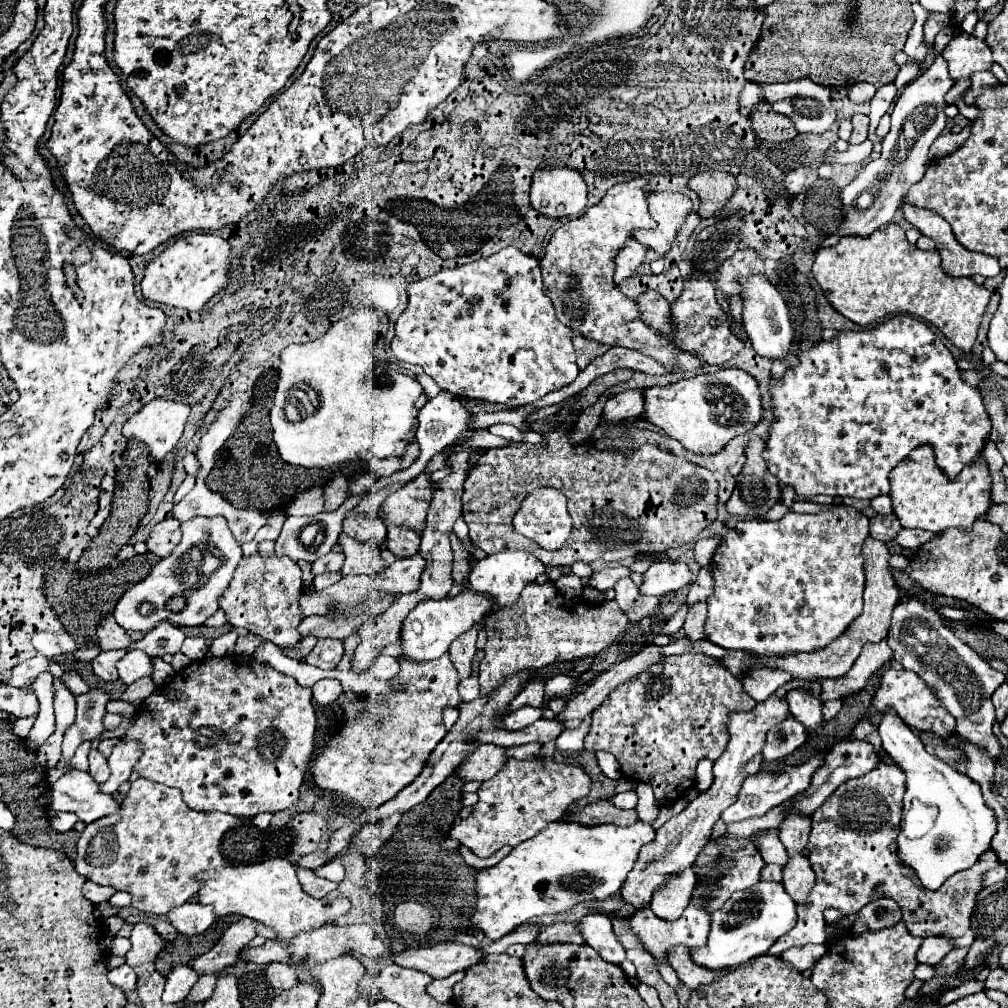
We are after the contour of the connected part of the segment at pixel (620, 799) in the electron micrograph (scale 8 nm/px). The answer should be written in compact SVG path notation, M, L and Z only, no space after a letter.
M621 792L621 794L615 794L615 796L611 798L611 802L613 802L617 808L629 810L629 808L635 808L635 804L637 804L637 794L635 794L635 792Z

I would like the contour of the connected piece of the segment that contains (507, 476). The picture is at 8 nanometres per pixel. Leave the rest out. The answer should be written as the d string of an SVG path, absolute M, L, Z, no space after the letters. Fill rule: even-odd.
M555 430L543 434L545 444L513 444L487 450L469 472L463 492L463 518L469 526L471 542L485 554L495 554L505 548L527 550L535 554L545 566L567 566L571 562L593 562L593 560L623 560L637 554L665 552L669 548L679 548L691 544L699 532L709 528L717 518L717 480L715 476L685 458L679 458L667 450L645 444L633 454L621 454L613 450L597 450L591 444L571 446L567 430ZM537 488L557 488L567 496L567 512L573 520L573 530L565 546L555 552L545 552L529 538L517 534L511 526L513 514L521 508L527 494Z

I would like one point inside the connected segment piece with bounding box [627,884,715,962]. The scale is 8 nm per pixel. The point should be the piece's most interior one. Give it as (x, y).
(691, 929)

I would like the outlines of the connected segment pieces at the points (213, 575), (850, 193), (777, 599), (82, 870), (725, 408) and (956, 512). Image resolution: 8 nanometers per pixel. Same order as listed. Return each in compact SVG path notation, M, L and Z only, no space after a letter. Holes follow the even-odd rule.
M223 516L193 518L181 524L181 532L183 538L171 552L171 556L161 558L151 568L151 572L139 584L131 586L117 602L113 616L121 628L149 632L163 620L179 626L203 626L205 620L219 608L217 598L223 594L225 586L229 586L229 580L233 578L235 568L243 558L241 546L231 534ZM207 554L219 560L213 570L203 570L203 560L207 558ZM173 596L183 596L187 600L187 608L183 612L167 610L167 600Z
M937 56L935 62L927 70L923 70L911 84L907 84L903 88L903 92L897 98L895 108L891 112L891 130L881 142L883 144L881 156L877 160L869 162L867 166L863 166L859 170L859 174L855 176L855 180L839 192L839 200L841 200L841 208L843 208L843 222L839 224L839 230L825 236L817 248L835 246L845 236L869 238L875 230L879 230L879 226L885 226L891 222L891 218L893 218L895 210L901 206L901 198L905 198L909 186L917 184L929 166L927 152L929 152L929 146L933 144L933 140L943 132L943 128L947 124L945 94L951 90L953 84L955 82L953 82L953 78L949 78L945 58ZM863 192L873 194L873 204L867 210L859 210L853 206L853 202Z
M839 504L835 510L823 510L819 514L795 514L787 512L781 520L777 522L763 522L763 520L741 520L737 522L735 528L731 528L723 538L721 544L711 558L711 574L715 580L713 594L707 598L709 612L705 620L705 638L721 648L727 650L743 650L753 656L789 656L789 654L799 654L799 652L811 652L811 650L821 650L835 638L847 630L847 626L861 614L863 610L863 586L865 586L865 570L863 570L863 554L861 548L865 544L865 538L869 536L869 518L863 516L859 510L851 506Z
M139 778L131 784L131 790L123 798L121 810L117 814L95 820L87 824L87 828L81 832L81 838L77 842L75 870L77 874L99 886L113 886L119 892L129 892L133 896L133 908L161 916L167 914L173 906L181 906L183 902L187 902L199 890L199 882L195 880L197 872L229 864L221 854L221 838L227 830L243 822L243 818L223 812L195 812L185 806L177 788Z
M739 368L679 380L669 386L653 386L643 390L643 400L645 408L641 416L645 420L701 456L721 452L731 438L749 432L763 414L757 380Z
M929 446L915 448L907 460L901 460L889 474L893 512L903 528L921 528L941 534L949 528L971 528L973 522L983 516L991 506L991 476L983 458L977 458L973 466L967 466L955 480L947 480L945 474L933 462L933 450Z

